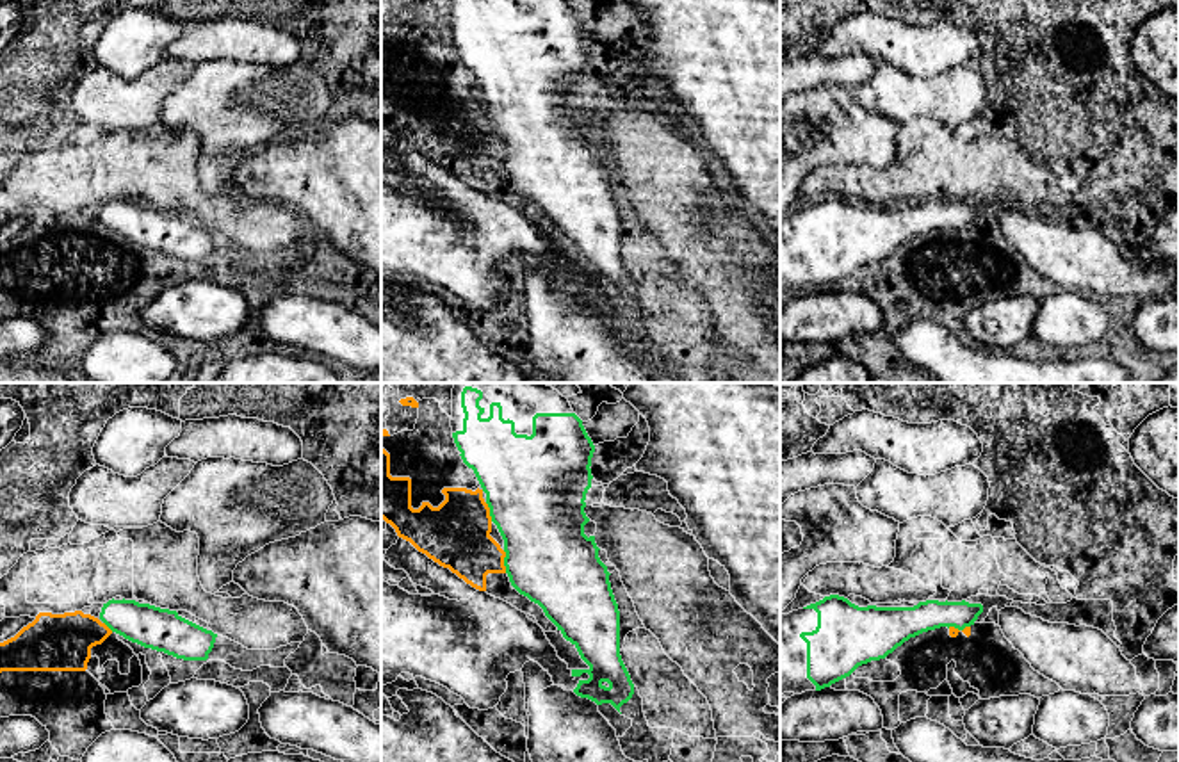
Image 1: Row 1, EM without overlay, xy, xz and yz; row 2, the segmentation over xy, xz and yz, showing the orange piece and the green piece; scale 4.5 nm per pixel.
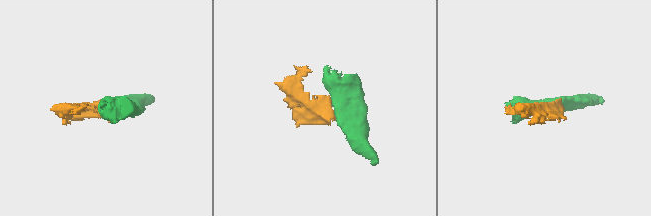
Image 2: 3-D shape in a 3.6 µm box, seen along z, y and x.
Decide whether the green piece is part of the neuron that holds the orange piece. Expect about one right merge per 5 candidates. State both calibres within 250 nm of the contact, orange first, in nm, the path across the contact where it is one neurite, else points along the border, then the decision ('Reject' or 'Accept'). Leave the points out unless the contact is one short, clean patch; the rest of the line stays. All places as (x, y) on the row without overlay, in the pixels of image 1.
Thickness 300 nm (orange) against 400 nm. Reject

